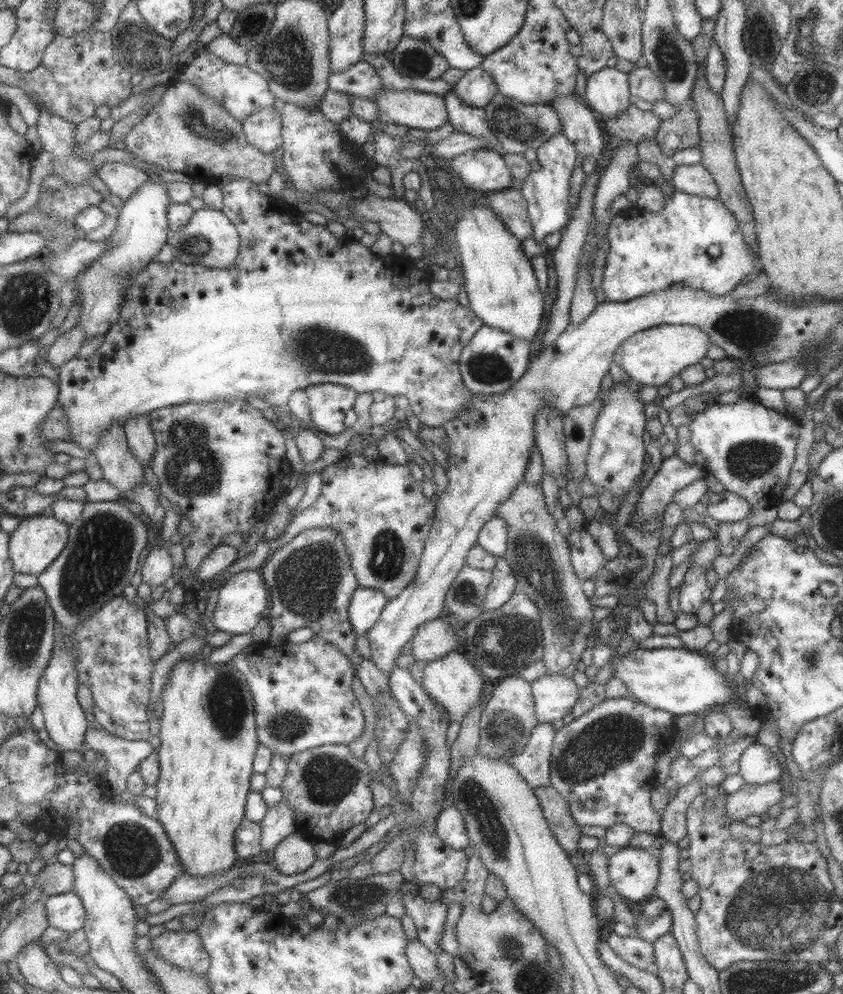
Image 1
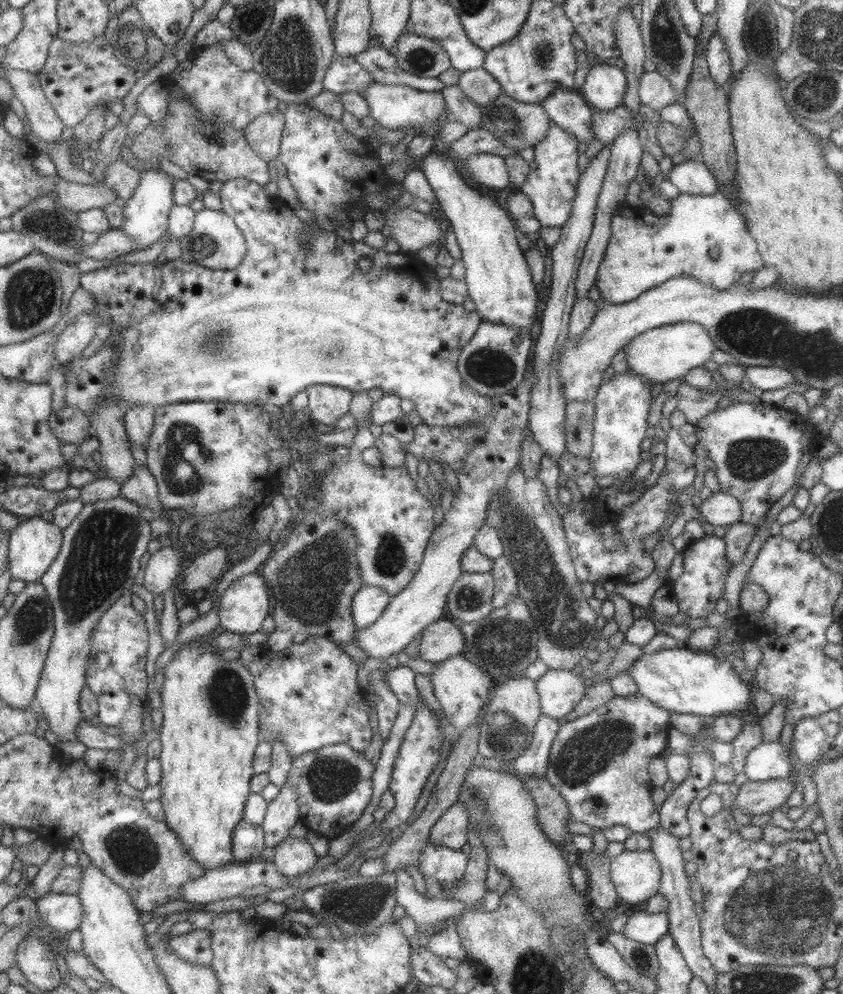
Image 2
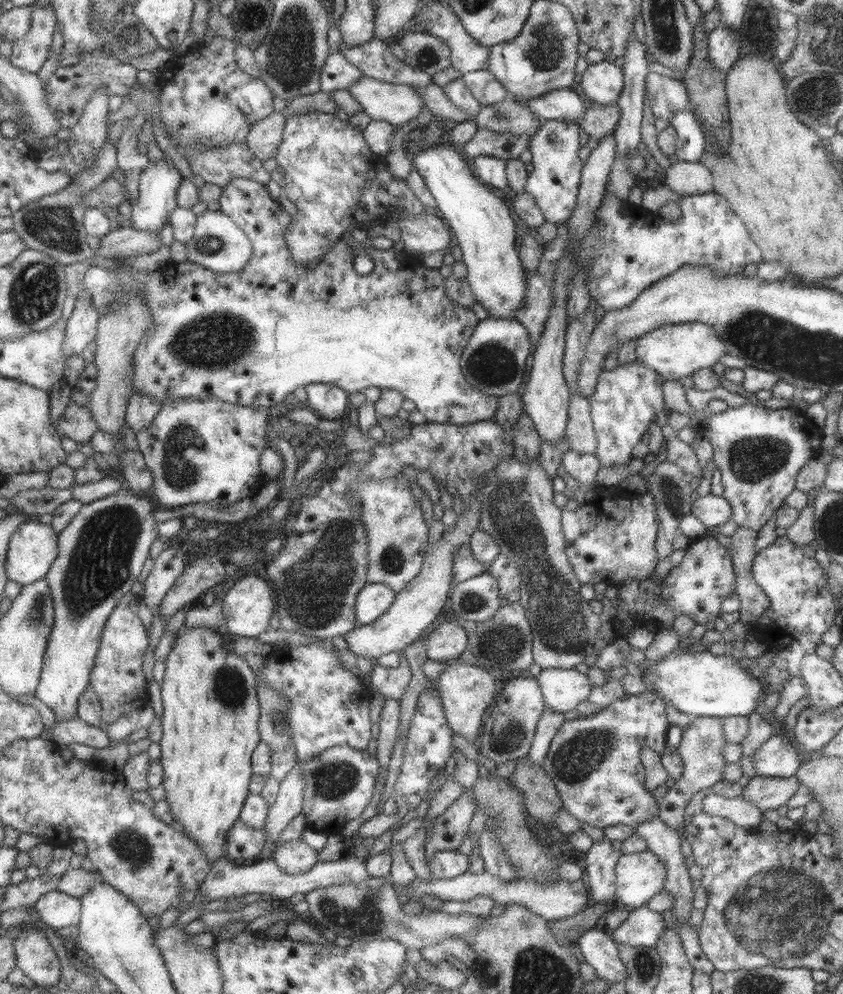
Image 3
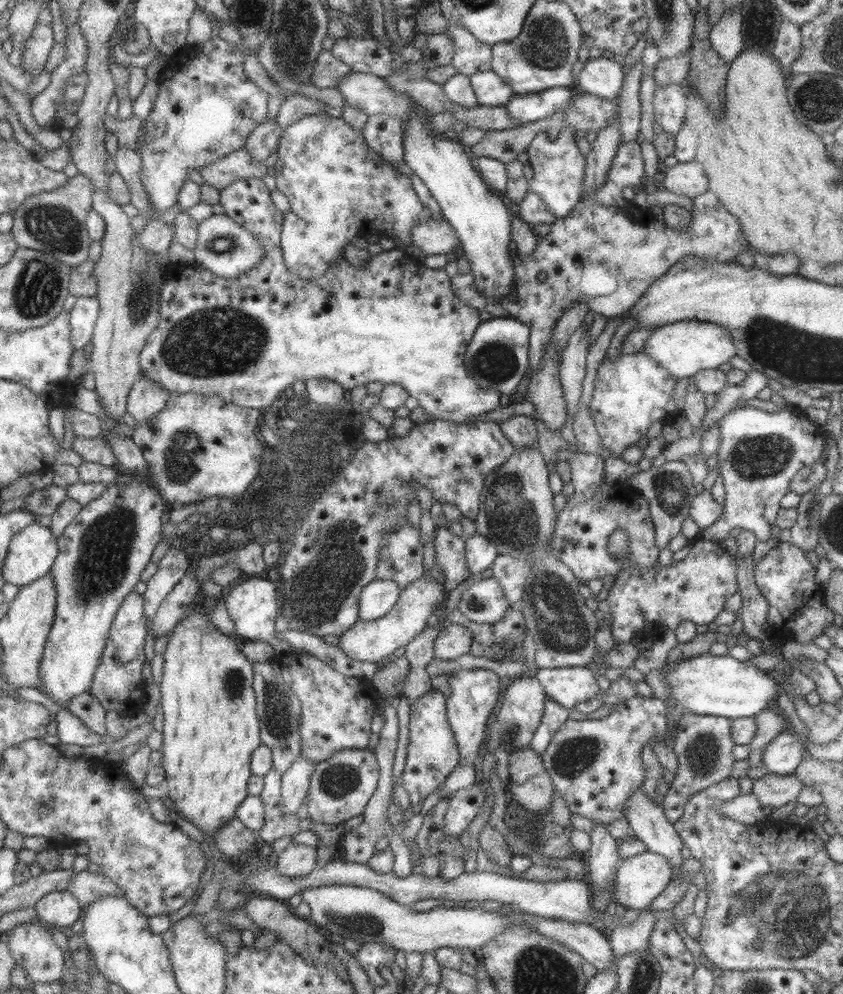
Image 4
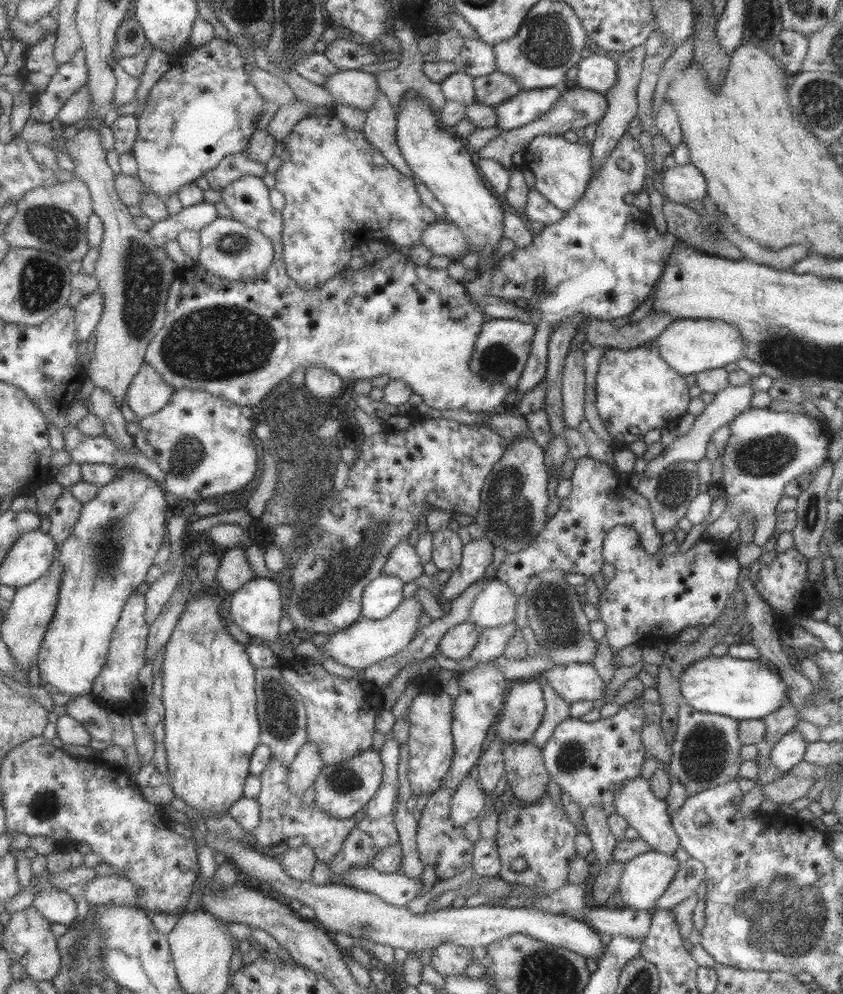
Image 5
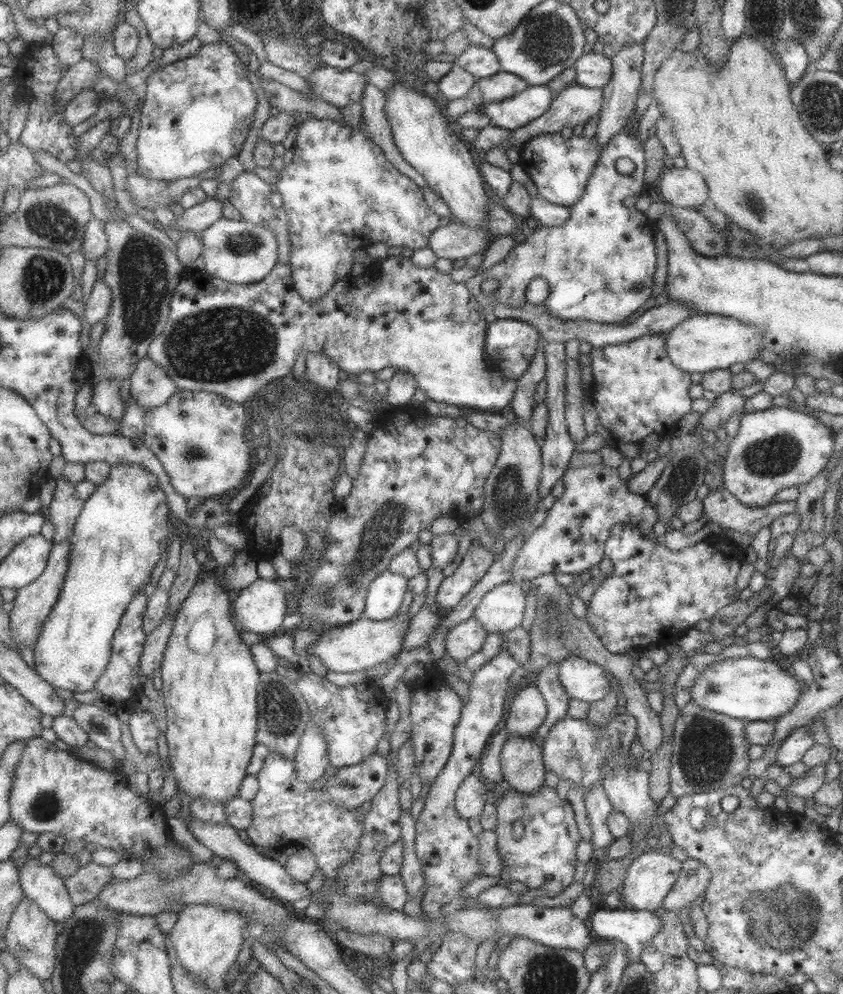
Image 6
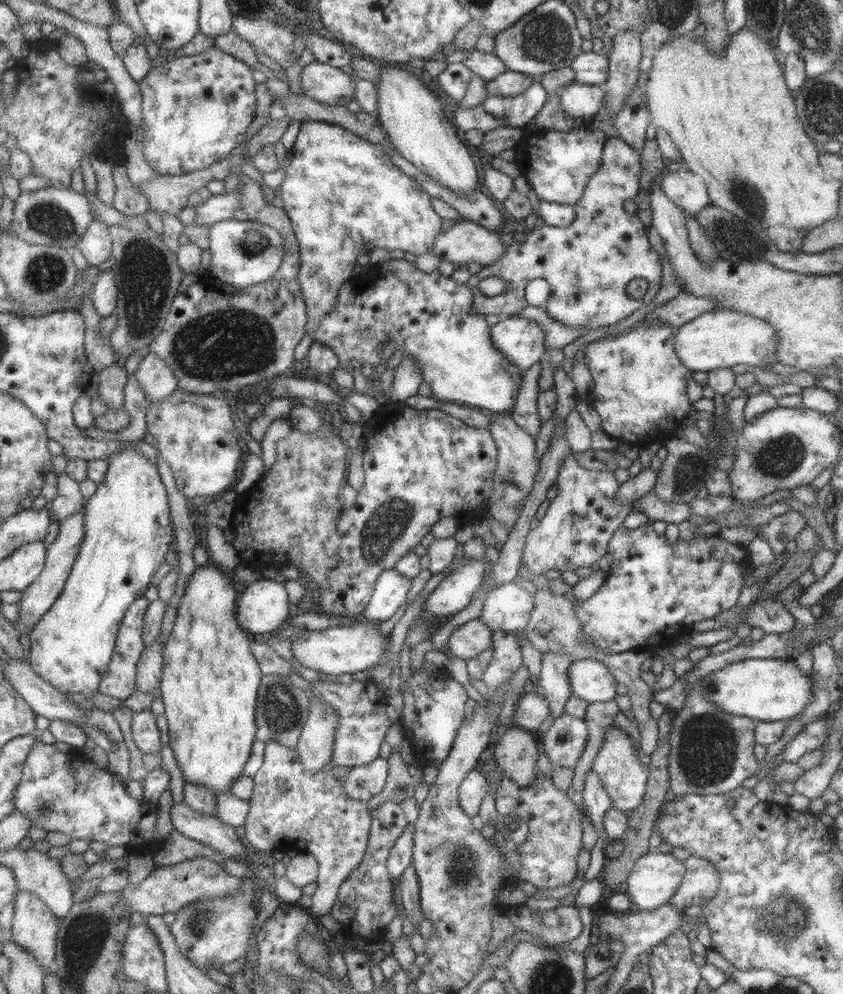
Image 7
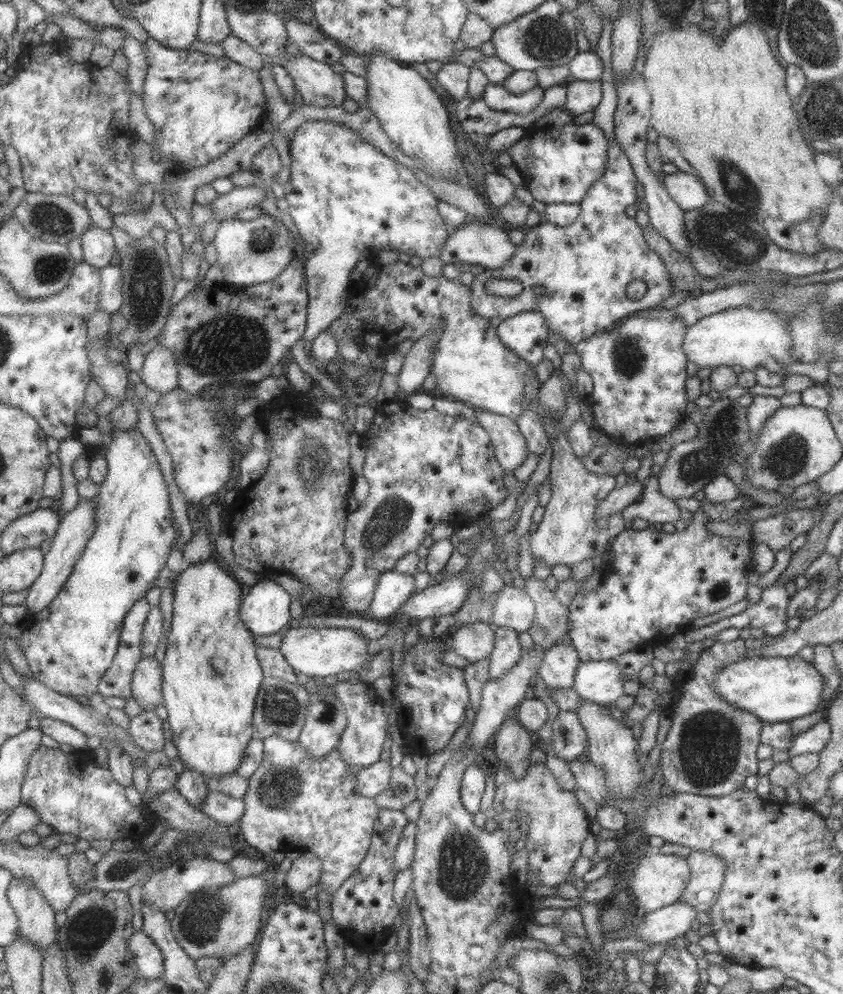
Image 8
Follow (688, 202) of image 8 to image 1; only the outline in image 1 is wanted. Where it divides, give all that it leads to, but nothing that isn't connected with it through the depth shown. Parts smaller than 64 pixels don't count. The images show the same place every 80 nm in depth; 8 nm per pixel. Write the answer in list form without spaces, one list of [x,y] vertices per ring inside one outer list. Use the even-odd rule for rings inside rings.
[[[701,163],[677,166],[669,179],[671,186],[680,192],[709,199],[718,198],[718,189],[711,174]]]

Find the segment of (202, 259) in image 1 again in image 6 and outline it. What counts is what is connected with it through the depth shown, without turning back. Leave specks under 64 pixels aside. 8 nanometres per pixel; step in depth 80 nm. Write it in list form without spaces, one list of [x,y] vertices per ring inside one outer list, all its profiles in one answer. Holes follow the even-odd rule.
[[[222,218],[201,234],[208,275],[235,285],[255,285],[274,272],[279,264],[279,241],[270,228],[243,220]]]

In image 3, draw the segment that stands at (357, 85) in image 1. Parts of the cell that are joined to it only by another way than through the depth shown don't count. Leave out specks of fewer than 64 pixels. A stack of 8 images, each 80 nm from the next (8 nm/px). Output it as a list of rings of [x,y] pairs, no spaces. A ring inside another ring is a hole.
[[[341,50],[333,51],[323,67],[322,91],[330,93],[334,90],[348,89],[364,76],[364,72],[357,68]]]

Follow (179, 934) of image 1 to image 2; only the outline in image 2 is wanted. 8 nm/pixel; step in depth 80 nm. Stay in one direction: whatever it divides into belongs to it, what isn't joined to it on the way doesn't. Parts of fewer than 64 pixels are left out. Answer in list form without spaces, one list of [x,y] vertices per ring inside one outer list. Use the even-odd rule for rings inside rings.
[[[195,929],[191,933],[173,935],[168,939],[173,950],[193,964],[211,965],[214,962],[212,934],[209,929]]]

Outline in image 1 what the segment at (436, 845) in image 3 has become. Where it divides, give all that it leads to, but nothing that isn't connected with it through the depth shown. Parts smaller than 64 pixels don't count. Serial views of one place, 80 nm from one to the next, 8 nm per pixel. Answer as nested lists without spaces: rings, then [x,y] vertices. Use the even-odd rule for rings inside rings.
[[[455,805],[444,808],[436,820],[437,834],[456,851],[462,851],[469,846],[468,834],[463,822],[462,814]]]

